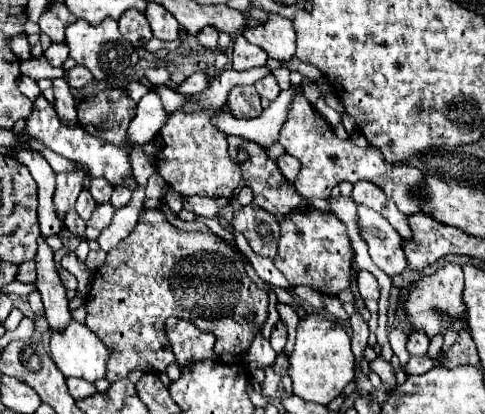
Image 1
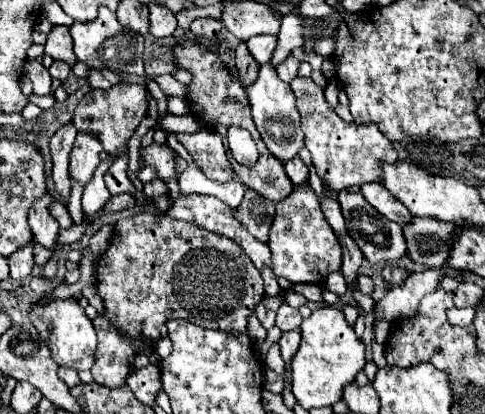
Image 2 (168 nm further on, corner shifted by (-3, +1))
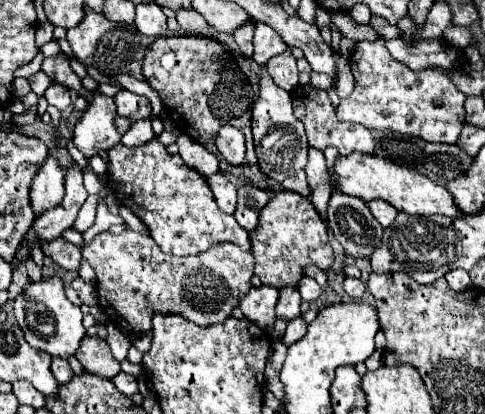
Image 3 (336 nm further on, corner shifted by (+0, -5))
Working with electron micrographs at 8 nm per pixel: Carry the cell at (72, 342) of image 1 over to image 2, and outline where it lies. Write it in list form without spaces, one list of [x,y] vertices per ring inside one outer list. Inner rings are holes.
[[[51,301],[47,307],[35,305],[31,309],[31,321],[39,331],[39,337],[51,349],[51,357],[61,367],[71,367],[75,371],[89,371],[95,363],[97,353],[97,335],[91,319],[85,315],[85,309],[75,301]]]

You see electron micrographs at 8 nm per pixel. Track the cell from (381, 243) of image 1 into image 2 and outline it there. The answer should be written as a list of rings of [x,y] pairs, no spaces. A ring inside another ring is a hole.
[[[339,191],[339,203],[341,203],[341,211],[349,229],[349,235],[355,239],[355,243],[359,245],[359,249],[363,251],[365,259],[371,263],[391,263],[397,261],[401,257],[407,255],[405,247],[405,237],[403,237],[403,229],[389,221],[387,217],[381,217],[381,213],[377,213],[377,209],[373,209],[365,197],[361,193],[351,193],[351,191]]]

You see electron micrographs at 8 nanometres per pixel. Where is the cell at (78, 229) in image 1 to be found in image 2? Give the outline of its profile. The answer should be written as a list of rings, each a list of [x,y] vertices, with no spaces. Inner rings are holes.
[[[67,121],[63,125],[59,125],[59,129],[55,131],[55,135],[49,139],[49,151],[51,151],[51,159],[53,159],[53,181],[55,181],[55,191],[67,201],[71,195],[71,181],[67,175],[67,167],[69,167],[69,153],[75,141],[77,129],[73,127],[73,121]]]

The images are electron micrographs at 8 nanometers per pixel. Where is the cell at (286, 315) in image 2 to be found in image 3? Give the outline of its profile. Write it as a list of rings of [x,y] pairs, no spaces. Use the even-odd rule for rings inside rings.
[[[280,287],[280,297],[276,303],[276,315],[284,319],[294,319],[300,315],[300,293],[296,287]]]

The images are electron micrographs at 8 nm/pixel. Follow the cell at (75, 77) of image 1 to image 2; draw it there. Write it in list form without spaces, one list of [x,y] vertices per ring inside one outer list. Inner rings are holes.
[[[89,69],[89,75],[87,75],[87,83],[91,85],[91,87],[101,87],[101,89],[107,89],[107,87],[111,87],[113,83],[111,81],[107,81],[97,69]]]

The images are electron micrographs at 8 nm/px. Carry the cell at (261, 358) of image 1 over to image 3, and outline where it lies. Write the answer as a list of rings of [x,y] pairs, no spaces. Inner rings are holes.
[[[262,285],[258,289],[250,289],[246,295],[240,299],[240,311],[244,313],[246,319],[252,319],[264,329],[274,327],[274,307],[278,301],[278,289]]]

